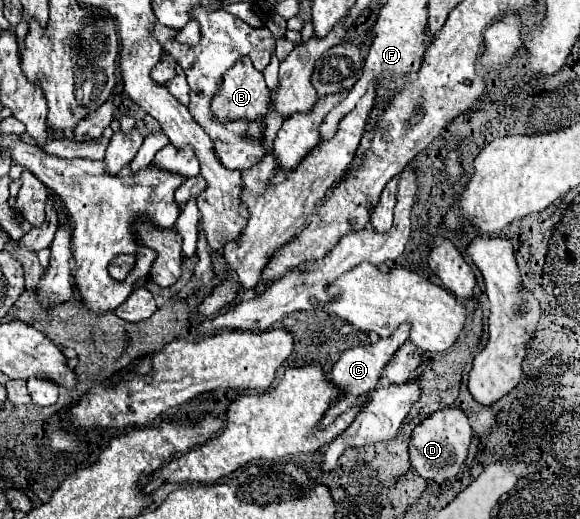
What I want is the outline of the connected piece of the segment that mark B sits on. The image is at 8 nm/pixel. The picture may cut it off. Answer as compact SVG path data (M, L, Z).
M248 57L240 59L232 69L224 73L220 91L212 97L210 111L220 123L230 123L236 119L252 121L264 115L268 105L268 87L264 75L256 71Z

